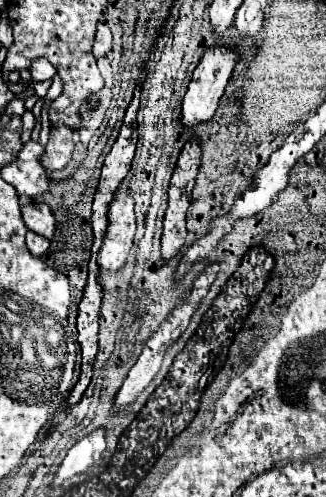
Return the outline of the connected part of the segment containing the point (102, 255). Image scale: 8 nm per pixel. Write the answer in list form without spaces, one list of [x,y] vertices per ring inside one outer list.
[[[117,196],[109,204],[107,232],[103,236],[103,246],[97,254],[97,264],[107,266],[107,270],[119,270],[129,256],[133,236],[135,236],[133,198]]]

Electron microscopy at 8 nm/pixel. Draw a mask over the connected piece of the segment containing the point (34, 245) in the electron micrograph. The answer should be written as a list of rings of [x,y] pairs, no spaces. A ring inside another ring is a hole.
[[[29,230],[27,232],[27,248],[29,248],[29,252],[33,256],[43,256],[47,252],[47,248],[49,248],[49,240]]]

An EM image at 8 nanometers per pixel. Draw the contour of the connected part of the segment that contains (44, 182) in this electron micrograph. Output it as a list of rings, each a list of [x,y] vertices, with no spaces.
[[[29,140],[19,150],[17,158],[3,166],[1,176],[9,184],[13,184],[23,198],[35,198],[43,192],[47,192],[49,178],[45,168],[39,164],[39,154],[43,152],[43,146],[35,140]]]

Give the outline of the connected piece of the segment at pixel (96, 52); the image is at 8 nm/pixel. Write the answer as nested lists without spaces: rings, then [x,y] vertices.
[[[99,22],[95,32],[95,42],[93,42],[93,56],[101,58],[107,56],[109,52],[111,52],[111,30],[105,22]]]

